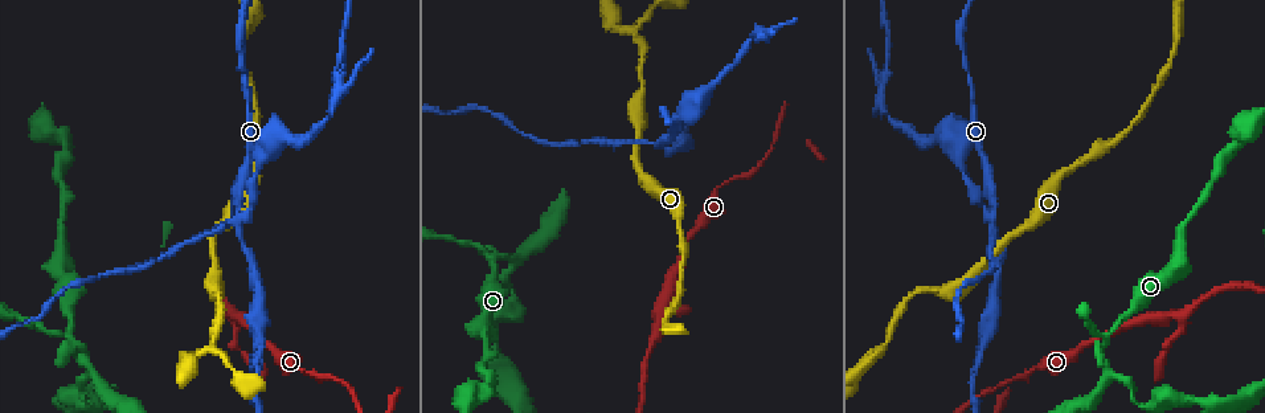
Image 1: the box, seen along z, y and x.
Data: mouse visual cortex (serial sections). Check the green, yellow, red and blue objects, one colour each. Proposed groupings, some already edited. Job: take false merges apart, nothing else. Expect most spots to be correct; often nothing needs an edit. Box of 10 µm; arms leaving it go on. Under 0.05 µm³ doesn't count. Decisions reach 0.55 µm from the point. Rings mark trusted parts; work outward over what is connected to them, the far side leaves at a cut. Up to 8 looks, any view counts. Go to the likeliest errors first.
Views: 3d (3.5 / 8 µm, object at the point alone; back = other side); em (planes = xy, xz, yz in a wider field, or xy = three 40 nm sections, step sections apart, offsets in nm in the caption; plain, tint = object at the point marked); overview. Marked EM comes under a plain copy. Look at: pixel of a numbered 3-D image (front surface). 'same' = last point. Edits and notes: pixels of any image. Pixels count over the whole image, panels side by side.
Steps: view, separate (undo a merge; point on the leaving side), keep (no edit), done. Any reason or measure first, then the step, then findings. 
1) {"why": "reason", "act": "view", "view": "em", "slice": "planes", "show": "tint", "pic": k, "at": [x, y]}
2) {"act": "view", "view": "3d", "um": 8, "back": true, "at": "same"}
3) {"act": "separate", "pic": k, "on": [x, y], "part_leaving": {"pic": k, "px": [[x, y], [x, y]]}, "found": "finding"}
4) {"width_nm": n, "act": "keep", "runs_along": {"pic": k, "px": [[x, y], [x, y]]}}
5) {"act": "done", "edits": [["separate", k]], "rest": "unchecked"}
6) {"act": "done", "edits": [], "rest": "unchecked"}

{"why": "a fork", "act": "view", "view": "3d", "um": 3.5, "pic": 1, "at": [995, 221]}

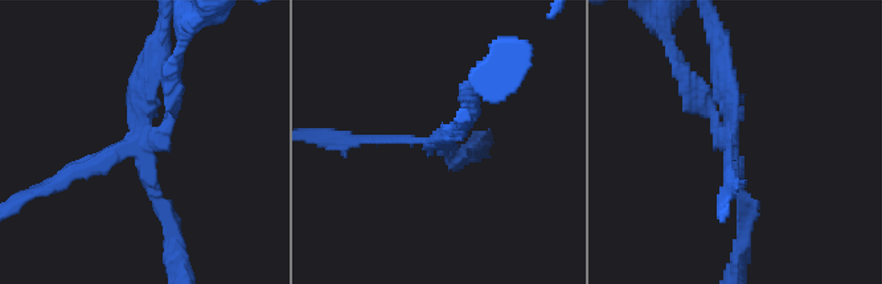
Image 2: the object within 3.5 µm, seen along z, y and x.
{"why": "now the EM", "act": "view", "view": "em", "slice": "xy", "step": 1, "show": "tint", "pic": 2, "at": [730, 142]}

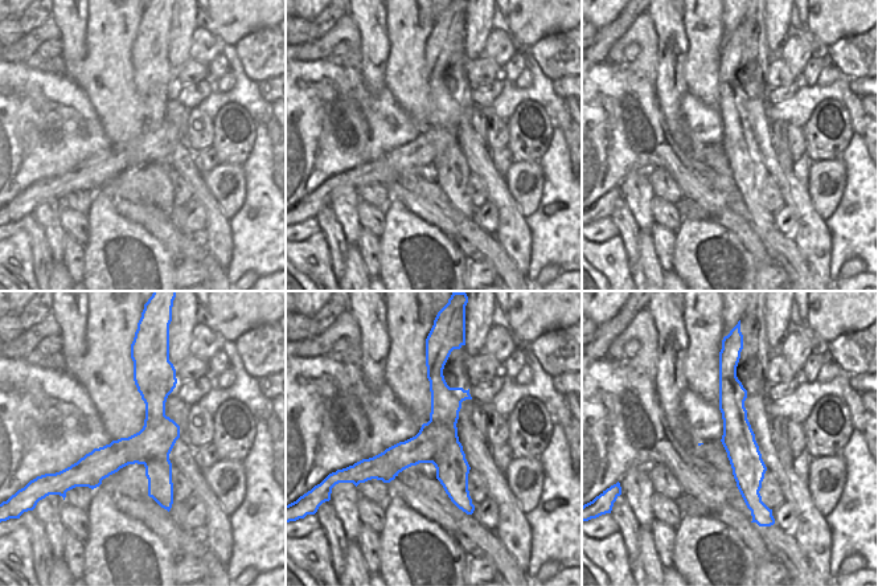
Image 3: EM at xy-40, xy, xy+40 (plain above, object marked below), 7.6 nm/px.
{"act": "separate", "pic": 2, "on": [380, 139], "part_leaving": {"pic": 2, "px": [[471, 108], [475, 82], [508, 65]]}, "found": "a second cell is stuck on"}

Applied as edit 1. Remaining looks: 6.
{"why": "abrupt turn", "act": "view", "view": "3d", "um": 8, "back": true, "pic": 1, "at": [71, 333]}

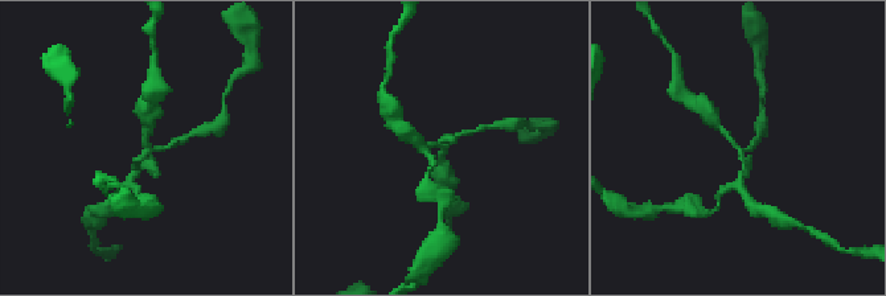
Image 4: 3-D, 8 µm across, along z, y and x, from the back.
{"why": "zoom in", "act": "view", "view": "3d", "um": 3.5, "at": "same"}

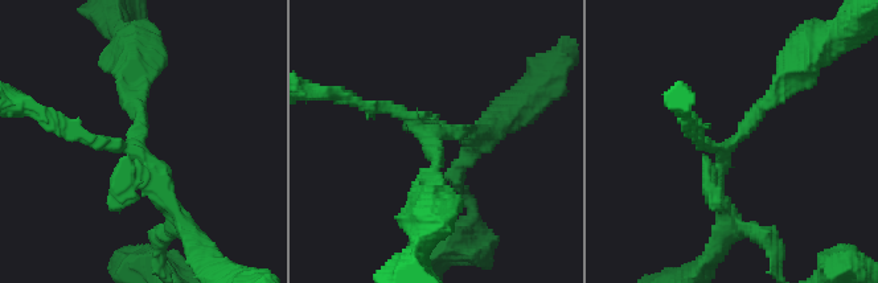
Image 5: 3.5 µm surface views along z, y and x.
{"why": "now the EM", "act": "view", "view": "em", "slice": "xy", "step": 1, "show": "tint", "pic": 5, "at": [731, 147]}

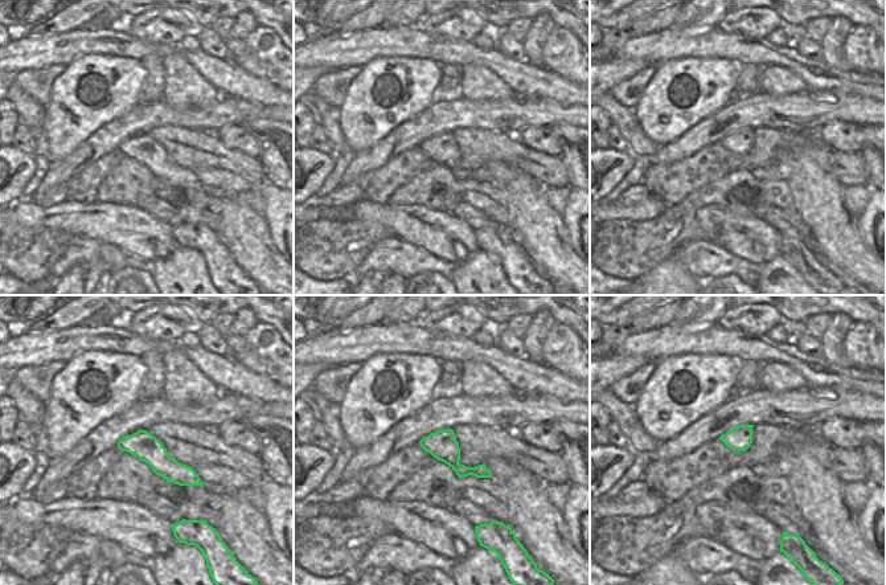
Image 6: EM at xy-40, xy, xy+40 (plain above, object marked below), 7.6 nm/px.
{"act": "keep", "runs_along": {"pic": 5, "px": [[791, 77], [723, 154], [719, 195], [730, 218]]}, "found": "all the same cell"}

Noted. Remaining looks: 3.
{"why": "sharp bend", "act": "view", "view": "3d", "um": 8, "pic": 1, "at": [656, 331]}

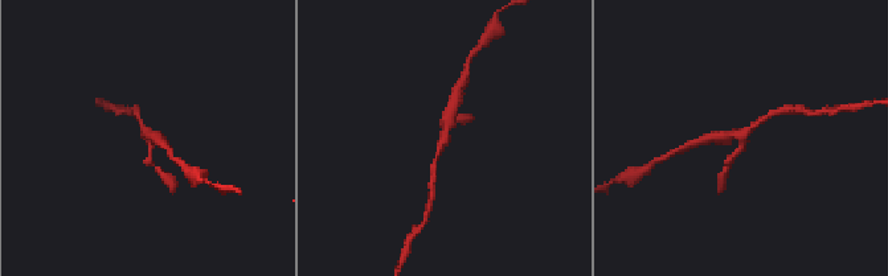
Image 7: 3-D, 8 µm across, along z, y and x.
{"arms": 3, "arm_widths_nm": [150, 150, 300], "act": "view", "view": "em", "slice": "planes", "show": "tint", "at": "same"}

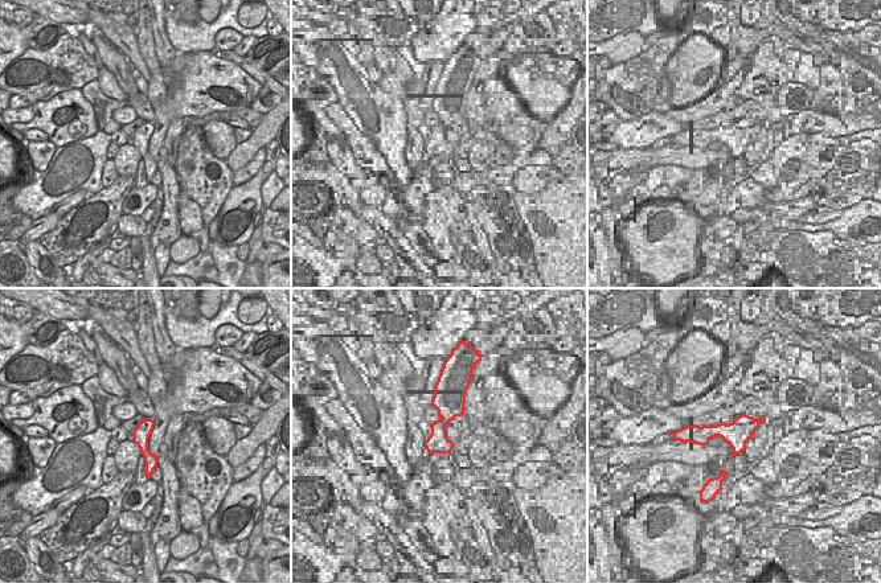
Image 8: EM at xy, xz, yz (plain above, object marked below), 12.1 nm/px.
{"act": "keep", "runs_along": {"pic": 7, "px": [[703, 140], [743, 135], [768, 116]]}, "found": "all the same cell"}

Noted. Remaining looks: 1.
{"act": "done", "edits": [["separate", 2]], "rest": "unchecked"}

